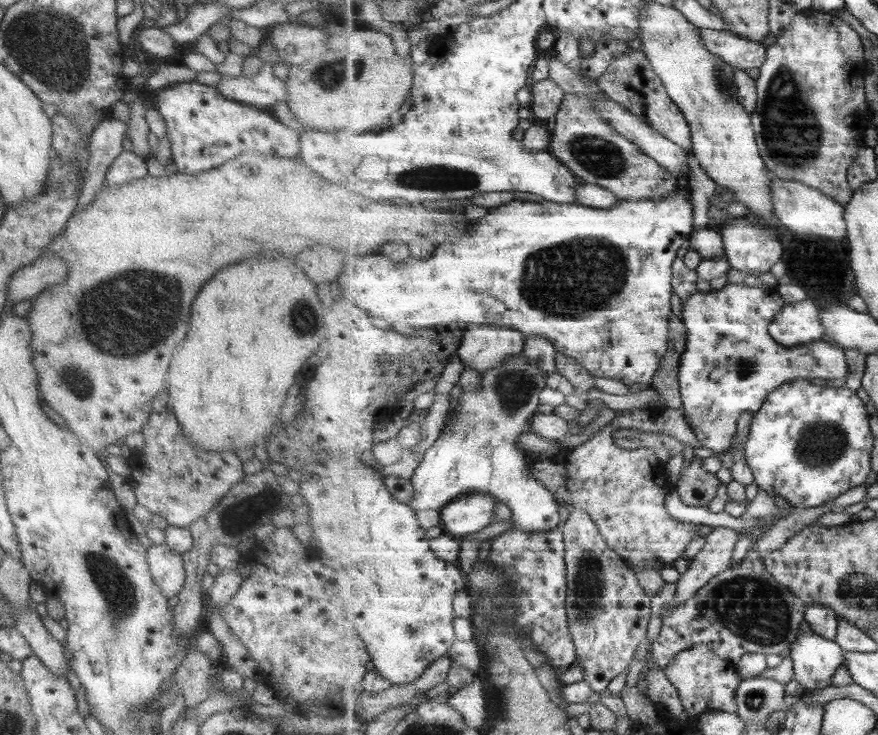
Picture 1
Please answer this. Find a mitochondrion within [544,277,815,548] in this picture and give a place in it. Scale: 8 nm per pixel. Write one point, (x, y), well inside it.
(744, 366)

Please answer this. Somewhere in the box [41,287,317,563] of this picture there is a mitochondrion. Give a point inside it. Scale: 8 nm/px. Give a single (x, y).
(79, 381)

